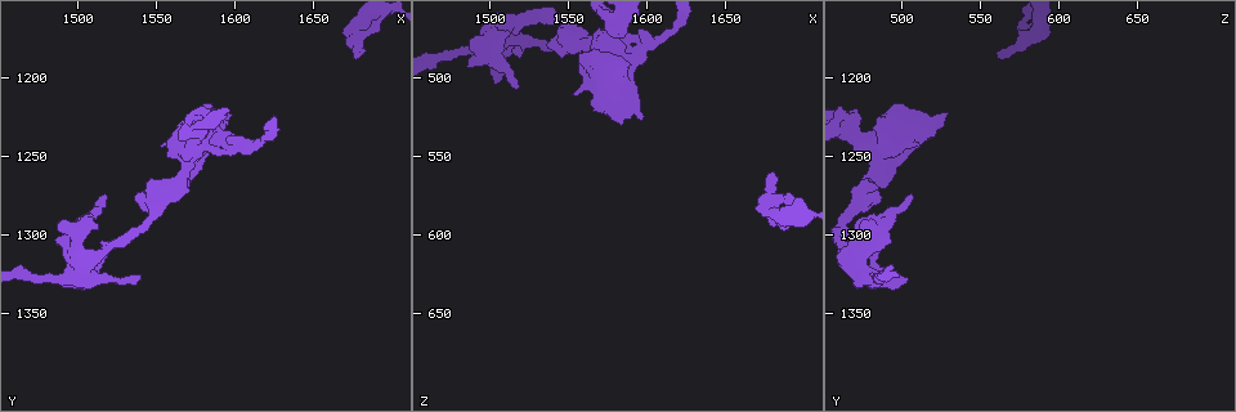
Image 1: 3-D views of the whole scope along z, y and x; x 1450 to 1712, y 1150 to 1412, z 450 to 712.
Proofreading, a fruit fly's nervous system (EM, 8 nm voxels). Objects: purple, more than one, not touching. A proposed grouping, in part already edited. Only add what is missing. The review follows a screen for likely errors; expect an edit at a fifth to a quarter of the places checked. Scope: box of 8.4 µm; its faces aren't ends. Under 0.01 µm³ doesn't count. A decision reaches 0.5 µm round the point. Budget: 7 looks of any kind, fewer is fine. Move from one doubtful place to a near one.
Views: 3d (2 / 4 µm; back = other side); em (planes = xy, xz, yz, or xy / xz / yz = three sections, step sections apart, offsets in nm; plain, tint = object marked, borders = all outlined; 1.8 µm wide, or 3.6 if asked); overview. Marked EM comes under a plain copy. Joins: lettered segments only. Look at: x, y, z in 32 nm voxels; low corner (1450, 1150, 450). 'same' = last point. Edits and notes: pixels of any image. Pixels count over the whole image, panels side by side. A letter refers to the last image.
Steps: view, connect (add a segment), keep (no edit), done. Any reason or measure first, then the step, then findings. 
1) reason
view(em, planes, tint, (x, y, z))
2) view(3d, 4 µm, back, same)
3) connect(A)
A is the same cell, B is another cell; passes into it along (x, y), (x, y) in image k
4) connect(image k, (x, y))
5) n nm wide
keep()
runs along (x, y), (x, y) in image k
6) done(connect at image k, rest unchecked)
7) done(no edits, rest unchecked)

view(em, planes, borders, (1538, 1328, 484))

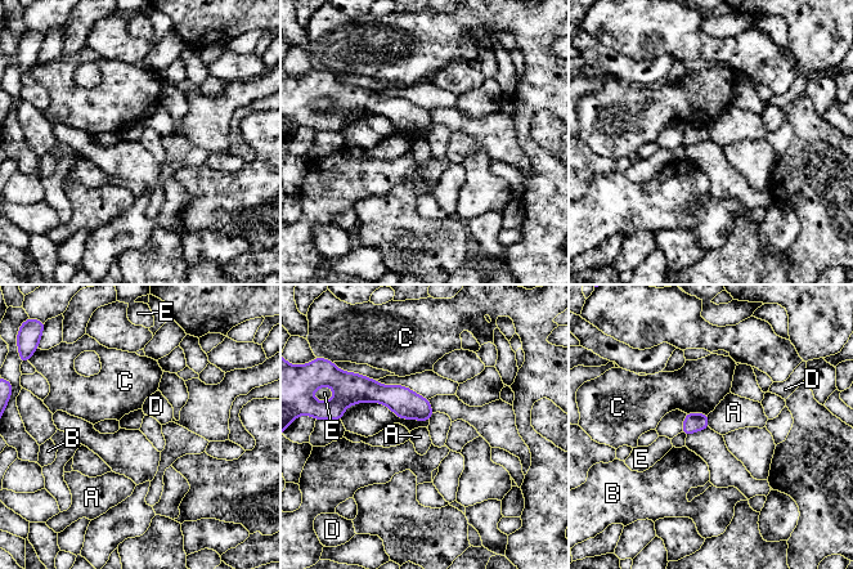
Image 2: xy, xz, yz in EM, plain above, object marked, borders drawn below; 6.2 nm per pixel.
120 nm wide
keep()
A, B, C, D and E are other cells; runs along (354, 399), (393, 395), (429, 413) in image 2; no lettered segment goes on from it

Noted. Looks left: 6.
free end
view(3d, 4 µm, (1592, 1248, 472))

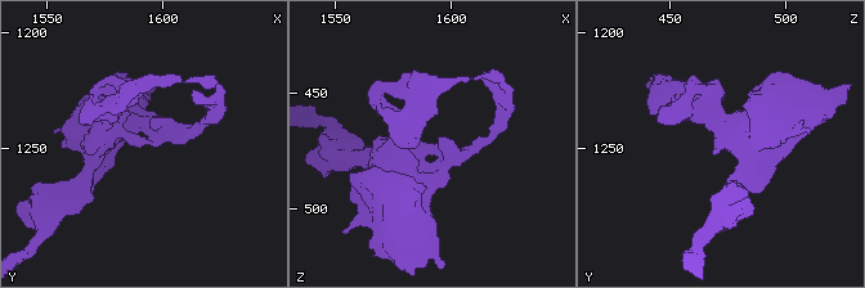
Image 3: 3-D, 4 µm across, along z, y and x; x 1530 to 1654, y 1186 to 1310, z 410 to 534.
view(em, planes, tint, (1592, 1247, 472))

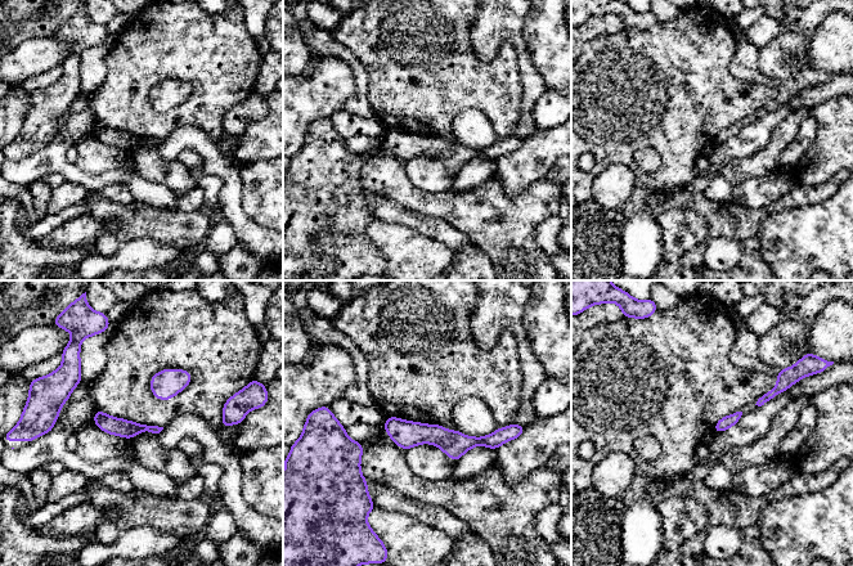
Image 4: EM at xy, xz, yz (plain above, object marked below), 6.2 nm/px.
view(em, planes, borders, same)

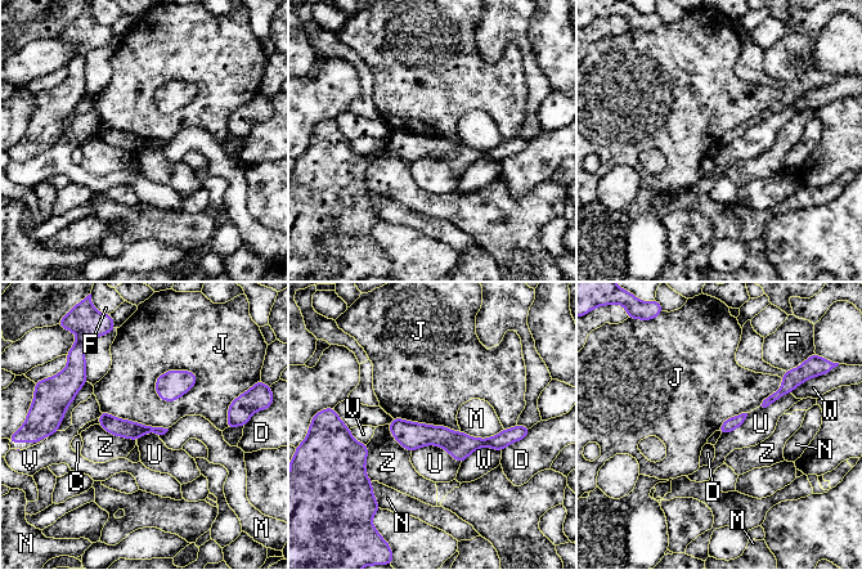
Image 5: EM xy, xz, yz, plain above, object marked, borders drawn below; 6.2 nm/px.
keep()
C, D, F, J, M, N, U, V, W and Z are other cells; border along (197, 376), (173, 400), (156, 394) in image 5; no lettered segment goes on from it

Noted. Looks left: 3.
view(em, planes, borders, (1570, 1234, 520))

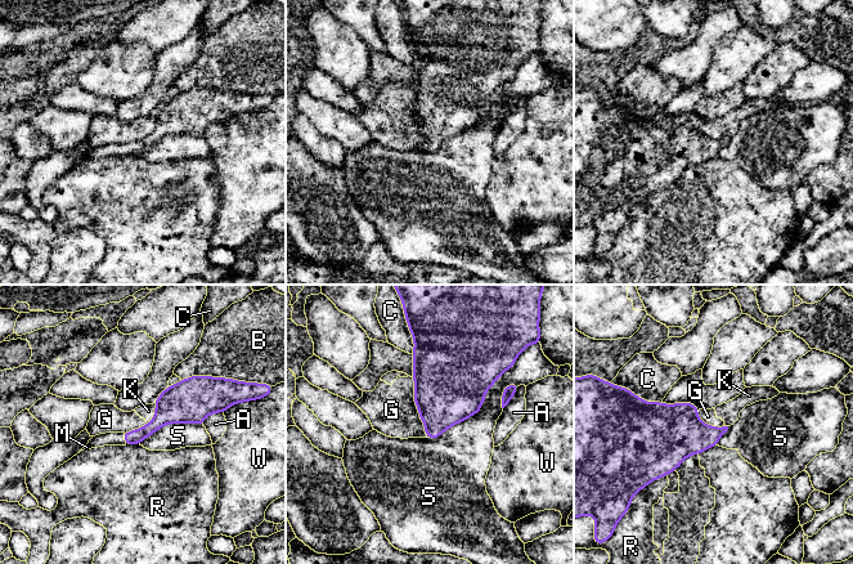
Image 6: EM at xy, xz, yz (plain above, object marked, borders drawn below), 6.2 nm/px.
connect(M)
M is the same cell, A, B, C, G, K, R, S and W are other cells; the cell continues

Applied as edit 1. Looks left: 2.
done(connect at image 6, rest unchecked)

